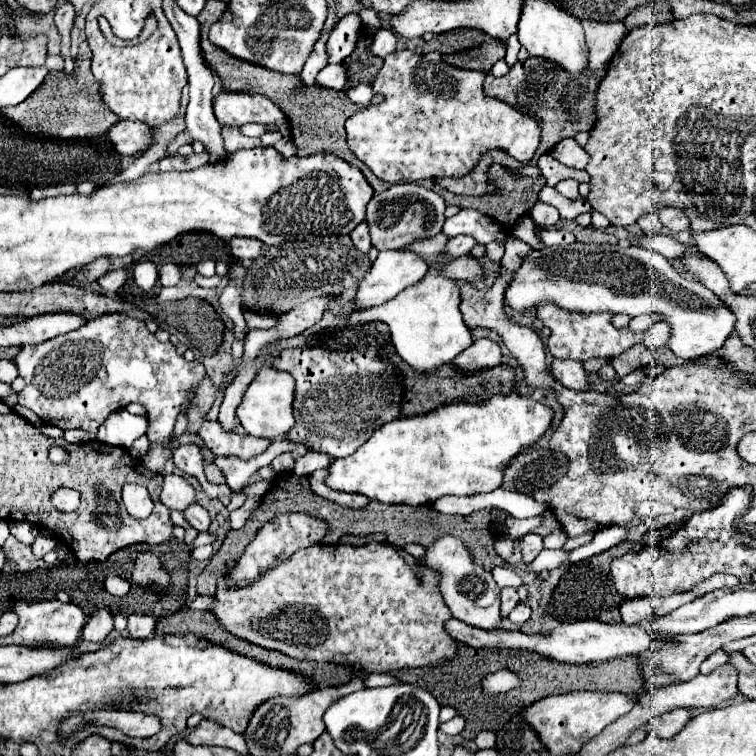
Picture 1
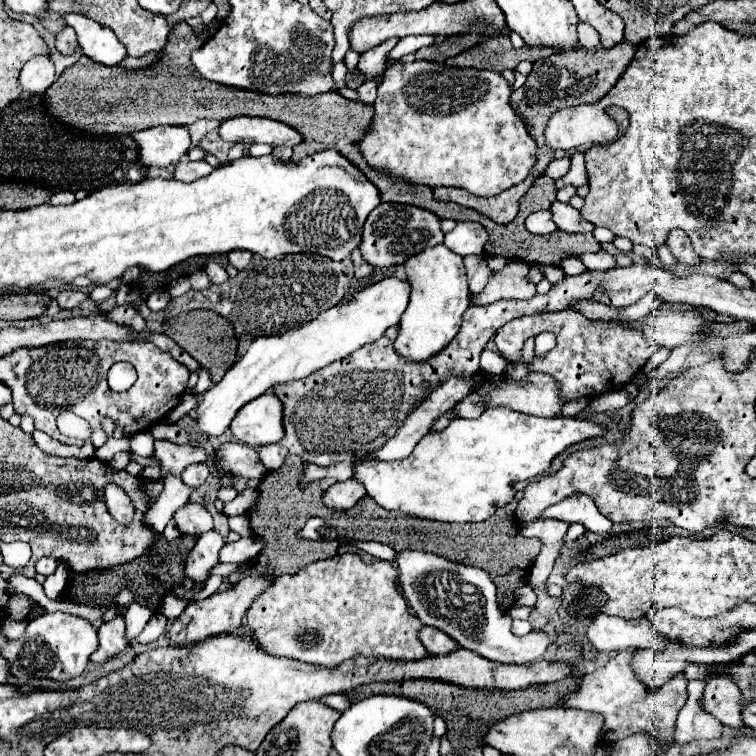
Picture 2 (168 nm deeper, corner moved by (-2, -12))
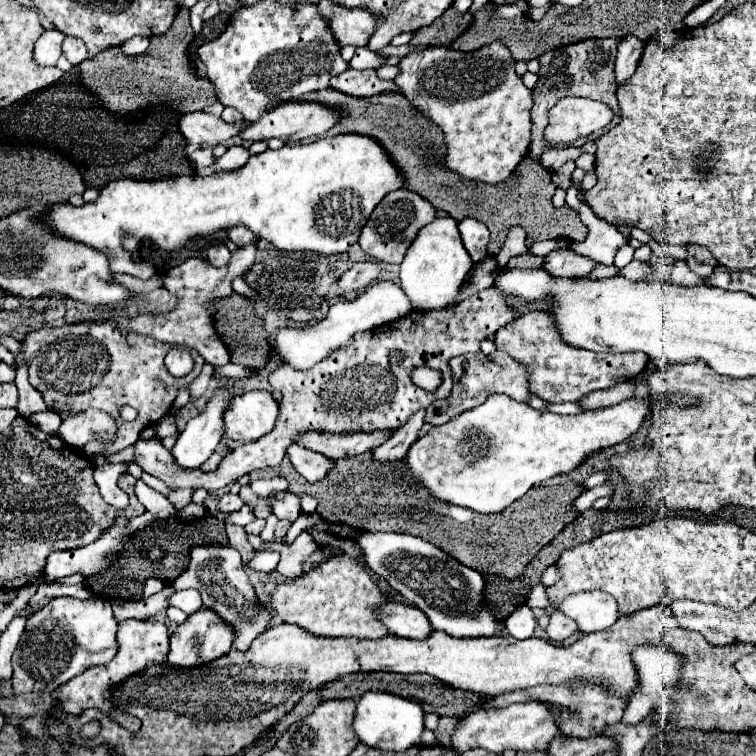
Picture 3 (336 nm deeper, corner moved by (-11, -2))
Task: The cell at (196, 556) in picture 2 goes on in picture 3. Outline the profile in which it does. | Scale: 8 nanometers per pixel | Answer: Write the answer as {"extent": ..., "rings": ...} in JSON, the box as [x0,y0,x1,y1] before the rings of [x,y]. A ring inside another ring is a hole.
{"extent":[171,546,271,652],"rings":[[[195,546],[191,550],[189,568],[171,586],[175,590],[185,590],[185,588],[199,590],[201,598],[203,598],[203,606],[209,610],[215,610],[215,614],[219,614],[219,618],[223,618],[223,622],[227,622],[233,628],[233,632],[235,632],[233,648],[239,652],[249,650],[251,642],[259,634],[263,634],[263,630],[269,628],[271,612],[261,606],[261,602],[255,594],[255,588],[249,582],[241,556],[231,546]]]}

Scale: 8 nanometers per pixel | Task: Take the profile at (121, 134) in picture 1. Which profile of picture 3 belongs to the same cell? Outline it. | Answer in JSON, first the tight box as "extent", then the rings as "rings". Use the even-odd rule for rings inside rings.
{"extent":[179,112,247,146],"rings":[[[189,112],[179,122],[179,128],[189,144],[209,144],[209,146],[217,146],[237,136],[245,126],[247,126],[245,120],[229,124],[223,118],[217,118],[209,112]]]}

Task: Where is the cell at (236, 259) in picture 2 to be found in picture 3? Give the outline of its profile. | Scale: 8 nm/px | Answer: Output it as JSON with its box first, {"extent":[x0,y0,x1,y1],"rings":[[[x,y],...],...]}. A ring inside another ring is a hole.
{"extent":[227,226,255,246],"rings":[[[233,226],[231,230],[227,230],[227,236],[237,244],[237,246],[245,246],[249,242],[255,240],[255,234],[251,234],[251,230],[247,230],[245,226]]]}

